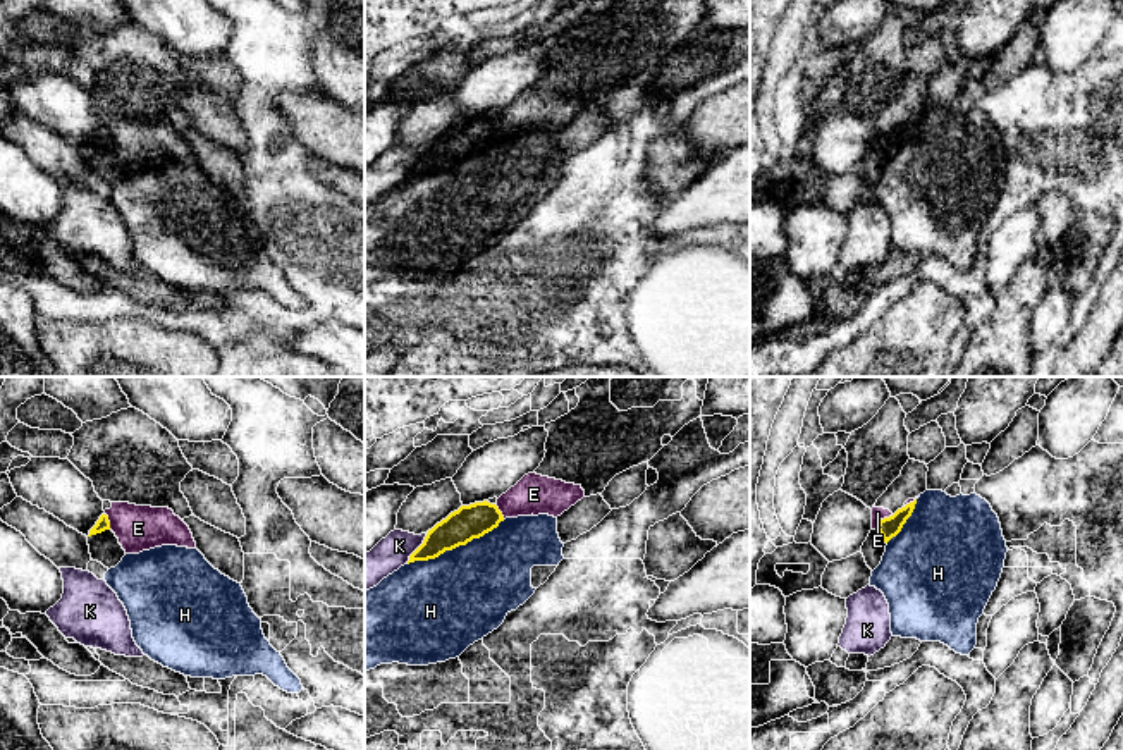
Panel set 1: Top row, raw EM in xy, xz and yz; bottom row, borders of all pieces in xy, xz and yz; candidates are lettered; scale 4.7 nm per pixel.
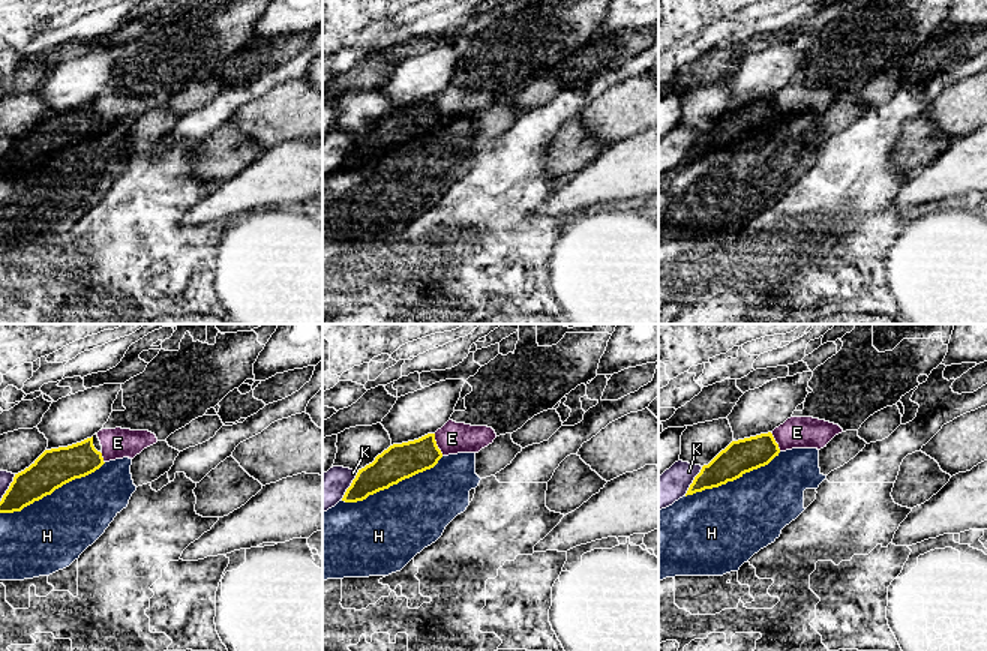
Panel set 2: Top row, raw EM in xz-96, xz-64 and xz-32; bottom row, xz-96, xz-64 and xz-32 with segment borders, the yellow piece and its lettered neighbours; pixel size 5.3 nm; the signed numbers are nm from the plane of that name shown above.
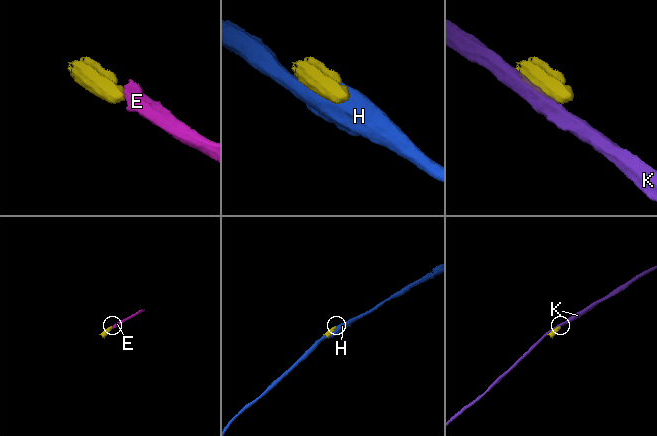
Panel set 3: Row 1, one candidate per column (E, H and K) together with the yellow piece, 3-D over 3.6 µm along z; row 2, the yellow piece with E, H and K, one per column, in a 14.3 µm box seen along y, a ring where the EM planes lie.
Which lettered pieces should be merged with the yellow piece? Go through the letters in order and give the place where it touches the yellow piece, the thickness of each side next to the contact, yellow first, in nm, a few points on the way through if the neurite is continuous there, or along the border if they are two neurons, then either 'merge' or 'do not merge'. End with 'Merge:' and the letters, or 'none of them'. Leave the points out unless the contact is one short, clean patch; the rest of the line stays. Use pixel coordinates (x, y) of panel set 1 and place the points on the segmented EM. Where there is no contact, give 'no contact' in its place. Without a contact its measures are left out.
E: contact yz (883, 520); calibres 100 and 60 nm; way yz (889, 527), (883, 520), (877, 513); merge
H: contact xz (456, 546); calibres 160 and 440 nm; do not merge
K: contact xz (418, 547); calibres 160 and 160 nm; do not merge
Merge: E

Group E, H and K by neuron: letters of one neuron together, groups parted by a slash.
E / H / K

